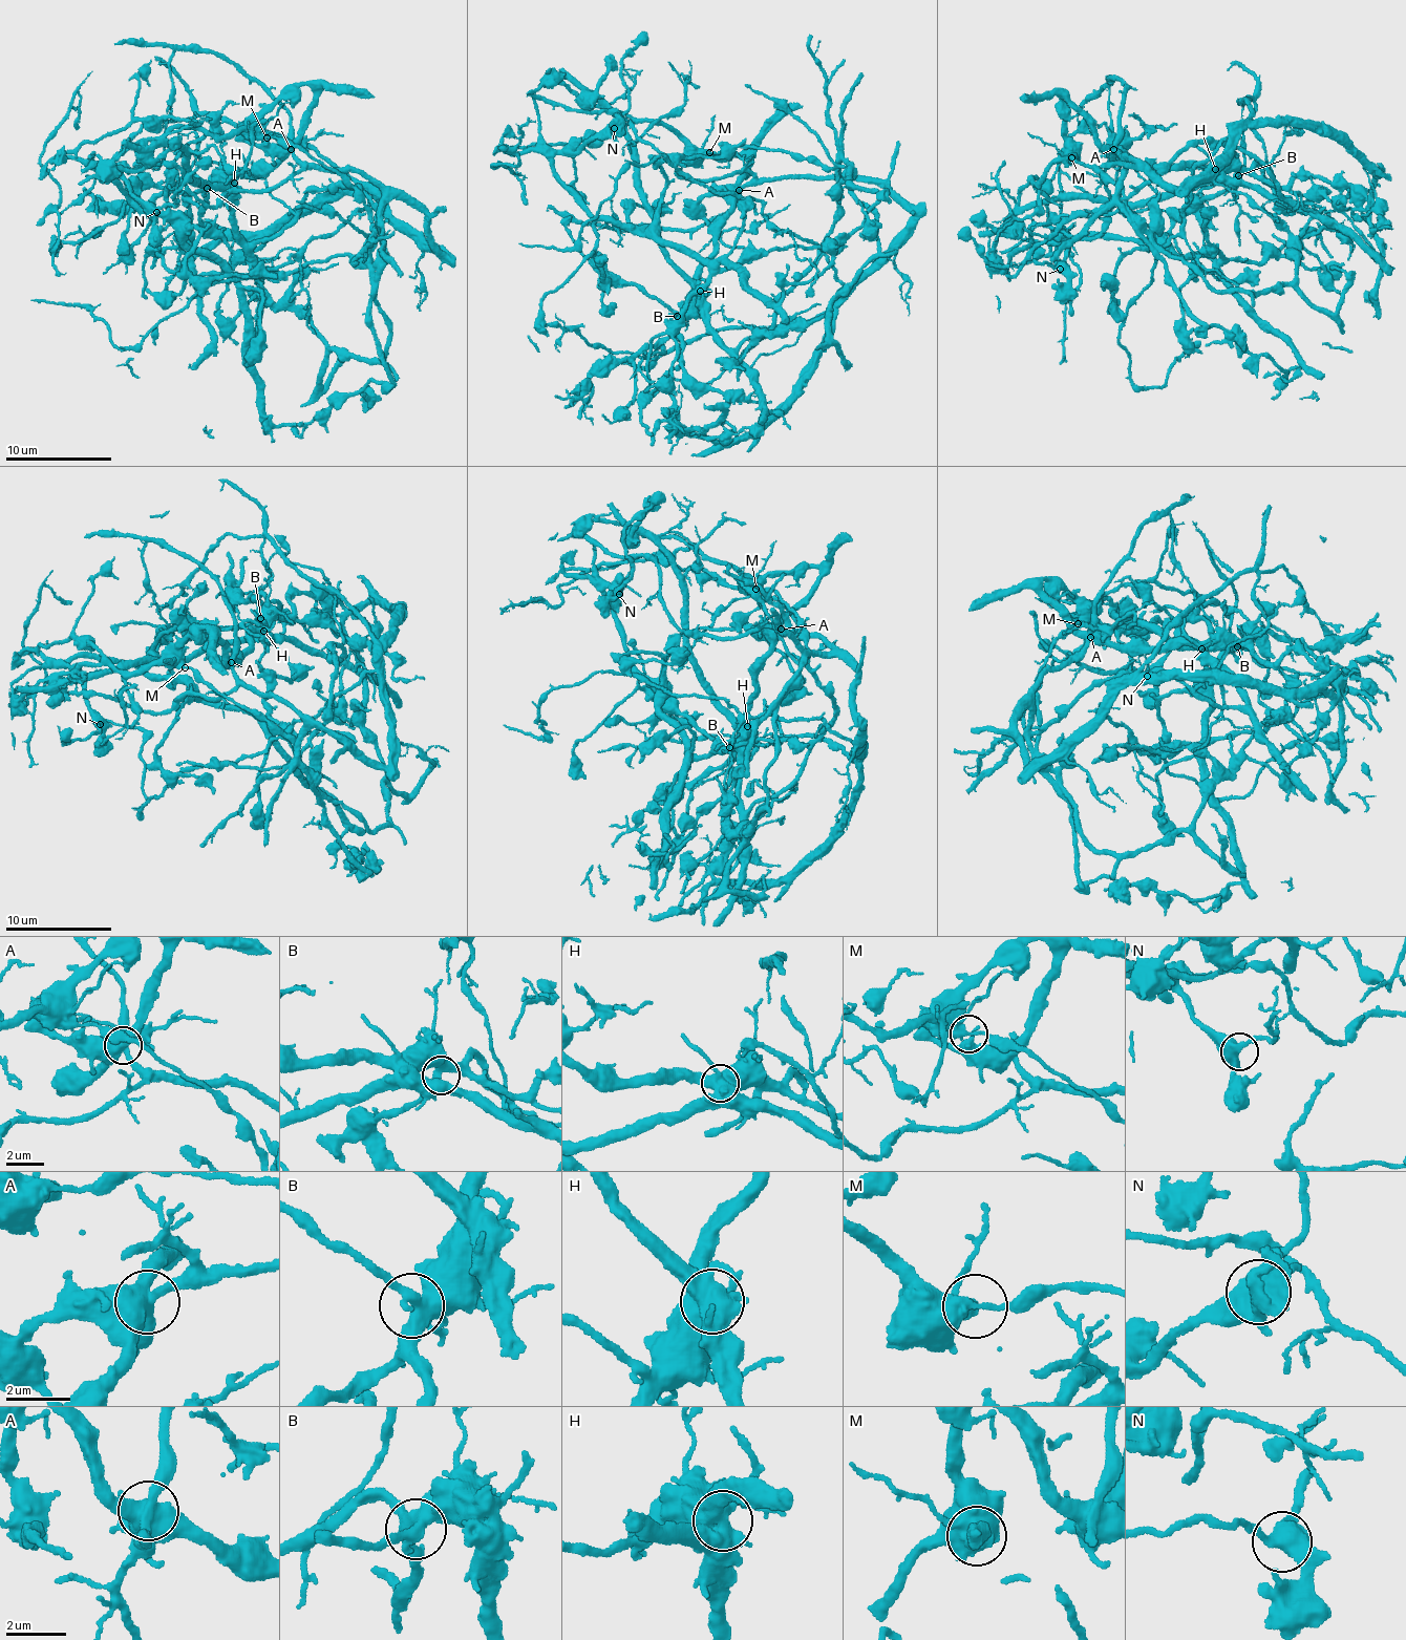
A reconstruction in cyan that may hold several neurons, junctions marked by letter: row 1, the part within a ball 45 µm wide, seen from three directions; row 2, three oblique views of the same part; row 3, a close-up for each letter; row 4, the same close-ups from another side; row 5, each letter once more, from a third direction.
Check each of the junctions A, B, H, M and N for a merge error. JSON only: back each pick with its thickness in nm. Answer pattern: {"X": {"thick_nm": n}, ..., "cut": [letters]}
{"A": {"thick_nm": 500}, "H": {"thick_nm": 650}, "M": {"thick_nm": 340}, "cut": ["A", "H", "M"]}

